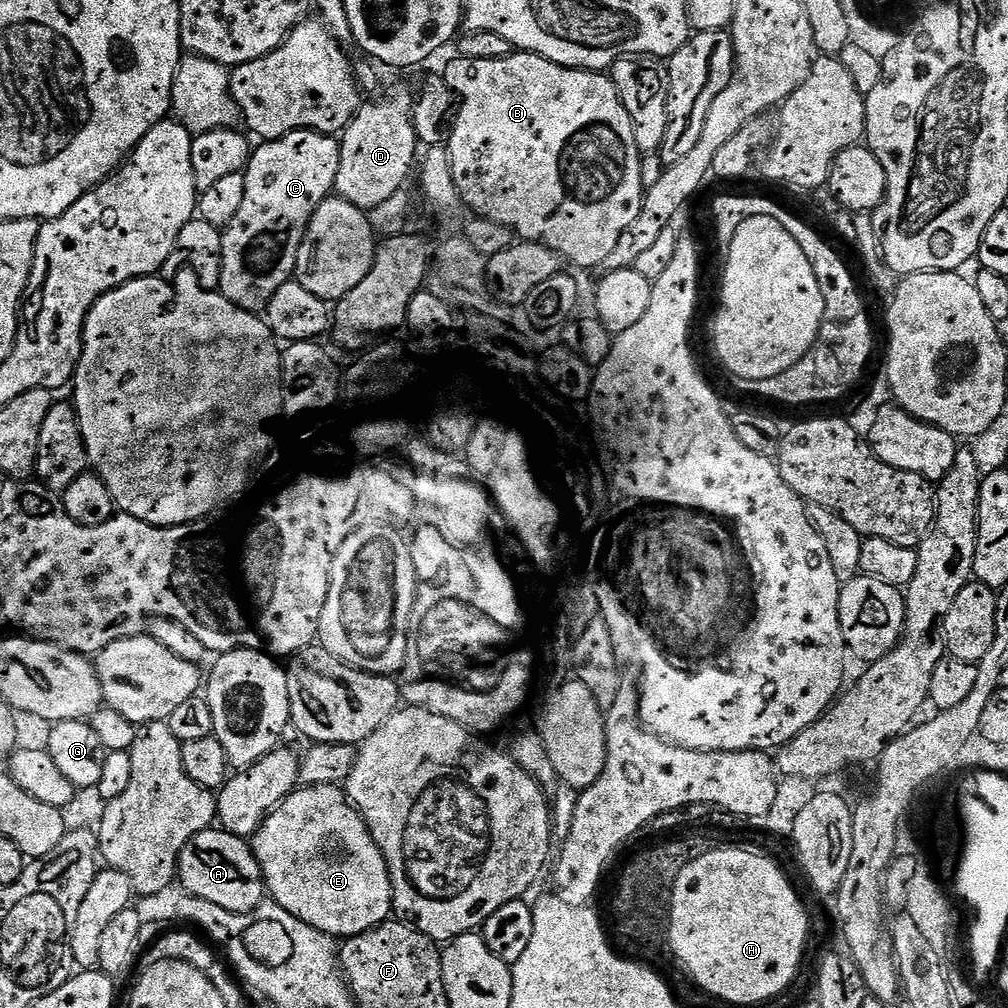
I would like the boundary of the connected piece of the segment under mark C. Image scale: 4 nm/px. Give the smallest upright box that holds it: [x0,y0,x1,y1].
[219,130,340,313]

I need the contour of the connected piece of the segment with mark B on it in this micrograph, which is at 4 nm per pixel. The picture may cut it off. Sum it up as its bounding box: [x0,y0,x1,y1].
[442,50,646,269]

